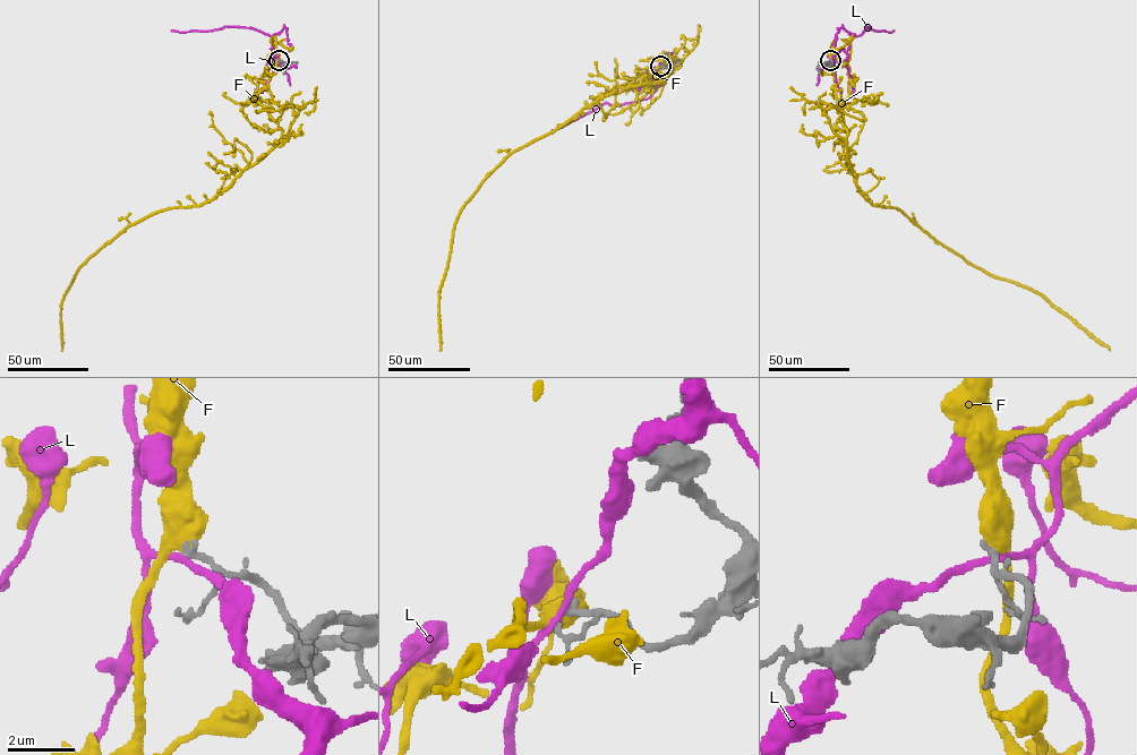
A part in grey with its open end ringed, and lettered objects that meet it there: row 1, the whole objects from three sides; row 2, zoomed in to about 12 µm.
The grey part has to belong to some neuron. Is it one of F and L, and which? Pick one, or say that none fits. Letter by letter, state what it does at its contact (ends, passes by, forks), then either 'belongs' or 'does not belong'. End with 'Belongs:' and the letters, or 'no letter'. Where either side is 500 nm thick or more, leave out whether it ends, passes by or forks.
F: does not belong
L: it passes by | does not belong
Belongs: no letter

